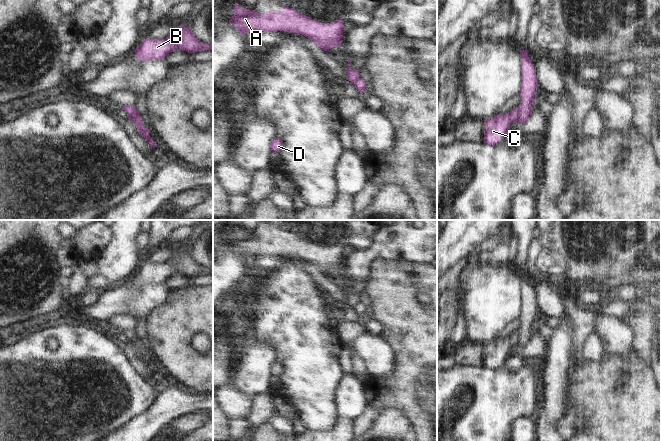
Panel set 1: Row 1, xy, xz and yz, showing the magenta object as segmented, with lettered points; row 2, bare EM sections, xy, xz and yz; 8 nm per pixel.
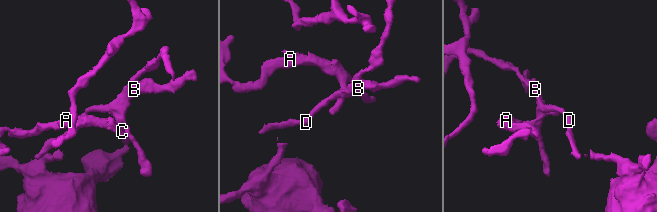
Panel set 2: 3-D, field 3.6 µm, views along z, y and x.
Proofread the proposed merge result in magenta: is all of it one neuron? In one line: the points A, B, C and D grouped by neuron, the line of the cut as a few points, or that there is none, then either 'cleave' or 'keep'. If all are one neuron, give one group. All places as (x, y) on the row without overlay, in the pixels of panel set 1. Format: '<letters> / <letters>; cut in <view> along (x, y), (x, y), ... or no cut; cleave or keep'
A C / B D; cut in xy along (132, 330), (133, 337), (130, 343); cleave

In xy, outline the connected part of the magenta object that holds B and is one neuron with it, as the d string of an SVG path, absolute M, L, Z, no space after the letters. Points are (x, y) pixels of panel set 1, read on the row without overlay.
M177 250L162 264L146 262L134 274L139 285L162 284L174 275L181 273L189 278L213 273L213 269L198 264L192 251Z

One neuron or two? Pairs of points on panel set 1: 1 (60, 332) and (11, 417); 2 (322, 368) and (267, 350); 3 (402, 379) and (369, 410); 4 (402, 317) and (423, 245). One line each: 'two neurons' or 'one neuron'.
1: one neuron
2: two neurons
3: two neurons
4: two neurons

